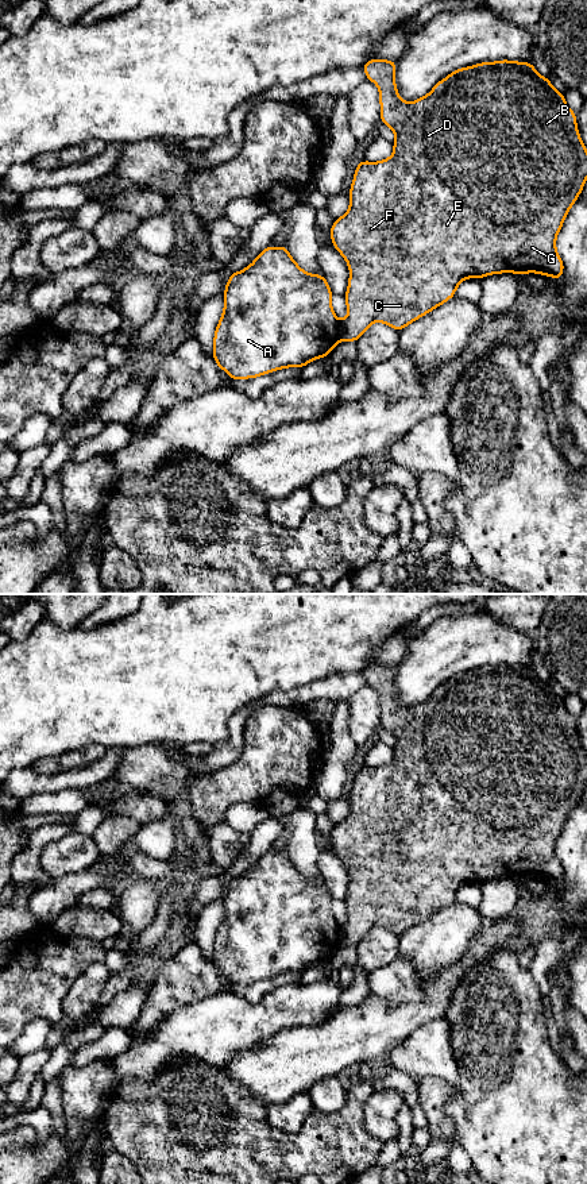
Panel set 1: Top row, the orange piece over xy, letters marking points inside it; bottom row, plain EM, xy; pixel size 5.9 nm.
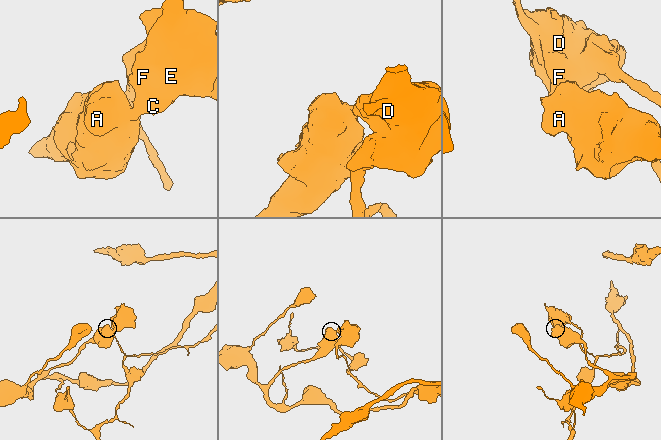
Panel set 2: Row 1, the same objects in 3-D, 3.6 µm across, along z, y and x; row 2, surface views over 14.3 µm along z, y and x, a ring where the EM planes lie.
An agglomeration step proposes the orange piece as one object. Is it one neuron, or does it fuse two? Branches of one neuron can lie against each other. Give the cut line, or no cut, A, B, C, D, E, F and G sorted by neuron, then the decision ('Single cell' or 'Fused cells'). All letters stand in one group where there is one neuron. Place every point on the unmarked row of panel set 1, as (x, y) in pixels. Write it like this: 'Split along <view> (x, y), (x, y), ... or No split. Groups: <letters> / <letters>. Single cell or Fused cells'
Split along xy (342, 926), (339, 944). Groups: A / B C D E F G. Fused cells

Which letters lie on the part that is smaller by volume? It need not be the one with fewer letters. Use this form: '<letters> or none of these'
B, C, D, E, F, G

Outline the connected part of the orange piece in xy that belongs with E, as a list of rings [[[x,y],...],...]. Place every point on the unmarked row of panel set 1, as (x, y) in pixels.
[[[368,664],[363,670],[363,675],[366,683],[379,693],[381,726],[395,737],[395,745],[393,747],[394,757],[390,763],[379,767],[360,765],[358,768],[348,797],[350,814],[333,826],[329,836],[333,852],[347,865],[351,878],[348,894],[344,899],[348,919],[341,926],[340,945],[356,948],[374,926],[381,926],[401,936],[451,905],[459,888],[466,883],[480,884],[482,882],[499,878],[515,878],[520,880],[537,878],[559,886],[563,880],[564,869],[556,856],[556,841],[587,784],[587,753],[579,740],[576,718],[567,710],[564,699],[552,691],[551,684],[540,680],[530,667],[507,664],[482,667],[455,675],[439,686],[426,701],[406,707],[399,702],[395,693],[395,666]]]

